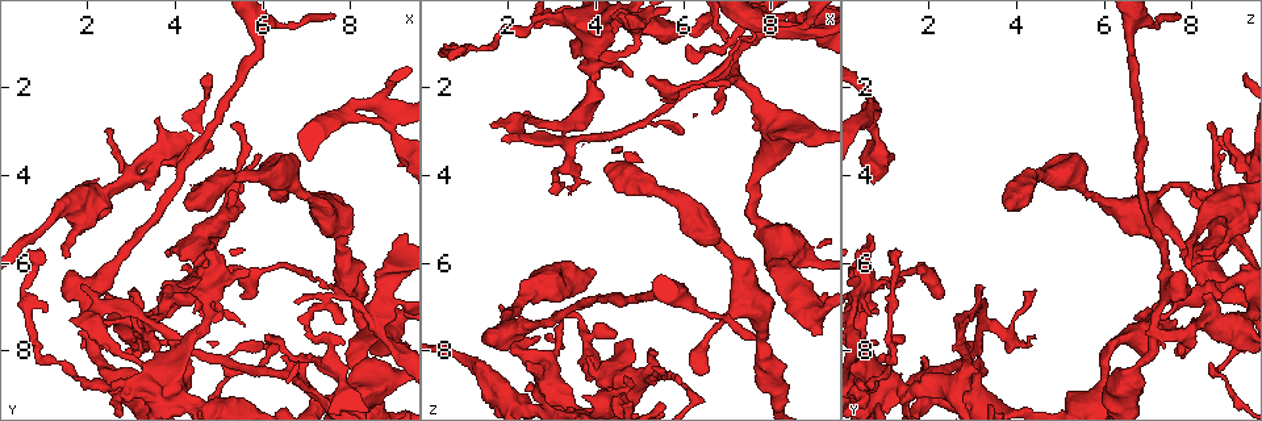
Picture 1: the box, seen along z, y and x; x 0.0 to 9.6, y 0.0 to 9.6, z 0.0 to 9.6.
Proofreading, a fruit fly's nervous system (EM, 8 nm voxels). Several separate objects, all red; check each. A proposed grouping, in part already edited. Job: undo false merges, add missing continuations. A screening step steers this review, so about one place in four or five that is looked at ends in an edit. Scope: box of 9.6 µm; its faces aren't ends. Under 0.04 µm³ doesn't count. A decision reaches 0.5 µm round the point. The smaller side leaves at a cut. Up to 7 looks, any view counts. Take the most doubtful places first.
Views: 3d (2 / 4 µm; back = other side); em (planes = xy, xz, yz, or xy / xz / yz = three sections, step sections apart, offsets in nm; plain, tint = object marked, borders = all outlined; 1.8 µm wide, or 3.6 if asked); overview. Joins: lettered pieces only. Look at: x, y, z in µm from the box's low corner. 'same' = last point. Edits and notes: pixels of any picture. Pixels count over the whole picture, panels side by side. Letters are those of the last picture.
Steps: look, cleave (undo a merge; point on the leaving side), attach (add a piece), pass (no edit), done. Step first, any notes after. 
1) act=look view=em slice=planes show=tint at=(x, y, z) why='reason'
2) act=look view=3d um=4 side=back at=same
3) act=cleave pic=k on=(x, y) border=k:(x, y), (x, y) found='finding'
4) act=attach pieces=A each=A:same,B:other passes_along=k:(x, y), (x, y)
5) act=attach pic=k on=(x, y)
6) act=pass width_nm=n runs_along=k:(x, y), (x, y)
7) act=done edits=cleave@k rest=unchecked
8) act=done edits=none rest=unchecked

act=look view=3d um=2 at=(6.10, 7.65, 1.05) why='an open end'

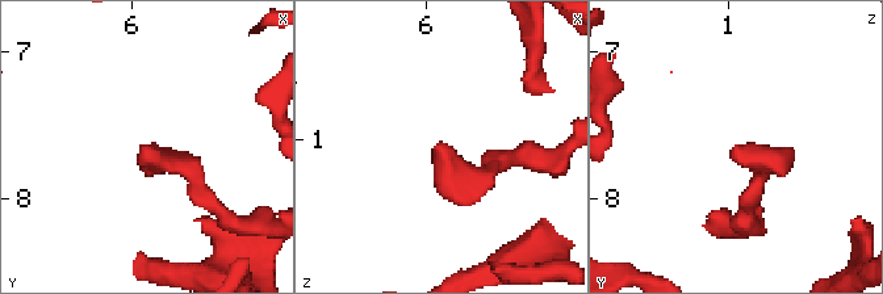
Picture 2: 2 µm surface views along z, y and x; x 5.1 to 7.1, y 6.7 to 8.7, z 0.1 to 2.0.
act=look view=em um=3.6 slice=planes show=borders at=(6.08, 7.66, 1.02) why='now the EM'

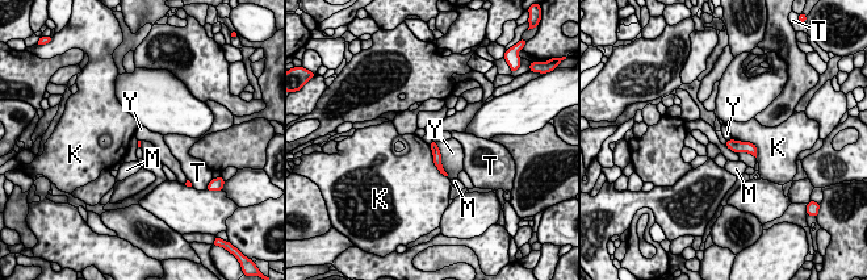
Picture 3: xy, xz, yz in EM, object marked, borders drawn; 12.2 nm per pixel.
act=pass each=K:other,M:other,T:other,Y:other border=3:(435, 142), (447, 176) found='no lettered piece goes on from it'

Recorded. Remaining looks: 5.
act=look view=em slice=planes show=borders at=(2.75, 6.90, 3.25) why='abrupt turn'

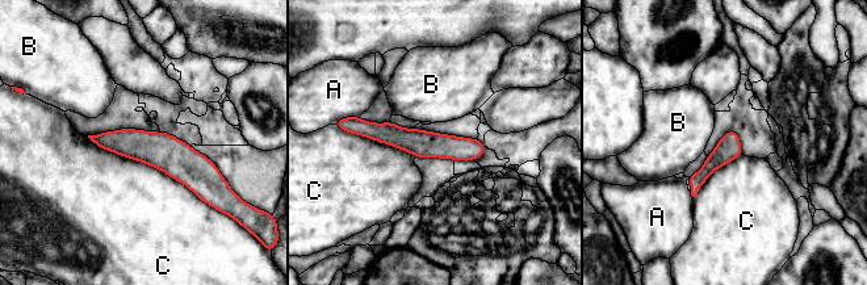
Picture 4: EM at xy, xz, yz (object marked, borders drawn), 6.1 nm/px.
act=pass each=A:other,B:other,C:other found='one neuron here'

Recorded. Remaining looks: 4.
act=look view=3d um=4 at=(4.40, 6.35, 9.20) why='sharp bend'

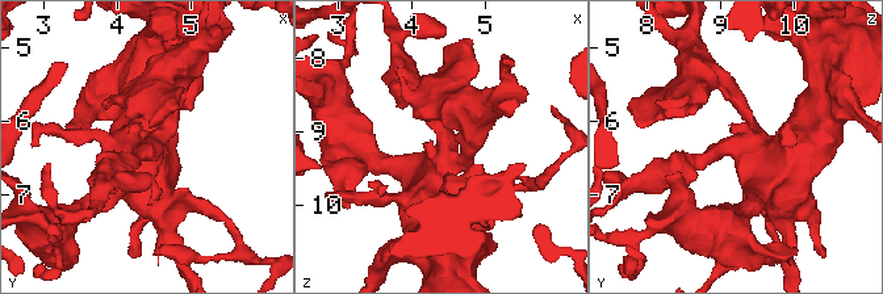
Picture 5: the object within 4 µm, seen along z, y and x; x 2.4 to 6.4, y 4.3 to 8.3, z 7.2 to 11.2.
act=look view=em slice=planes show=tint at=(4.45, 6.40, 9.15) arms=3 arm_widths_nm=190,220,280 why='now the EM'

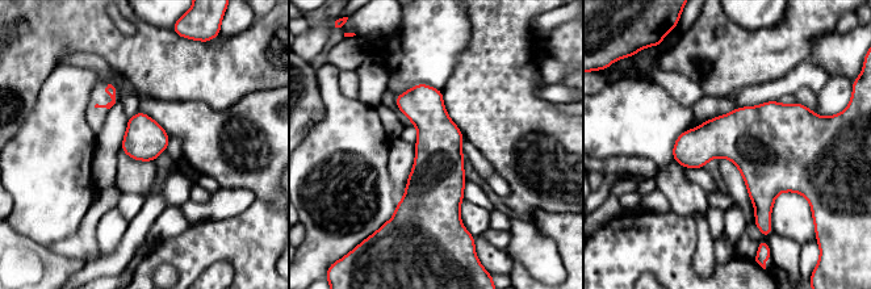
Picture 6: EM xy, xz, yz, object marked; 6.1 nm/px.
act=look view=em slice=planes show=borders at=same

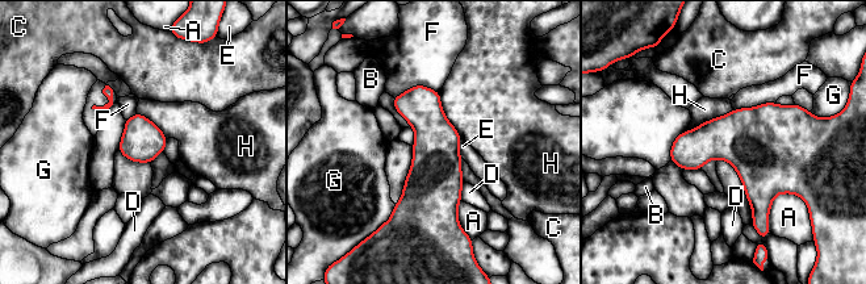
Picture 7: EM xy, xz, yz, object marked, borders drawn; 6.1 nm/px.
act=pass each=A:other,B:other,C:other,D:other,E:other,F:other,G:other,H:other found='continuous, no second neuron'

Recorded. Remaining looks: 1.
act=done edits=none rest=unchecked

